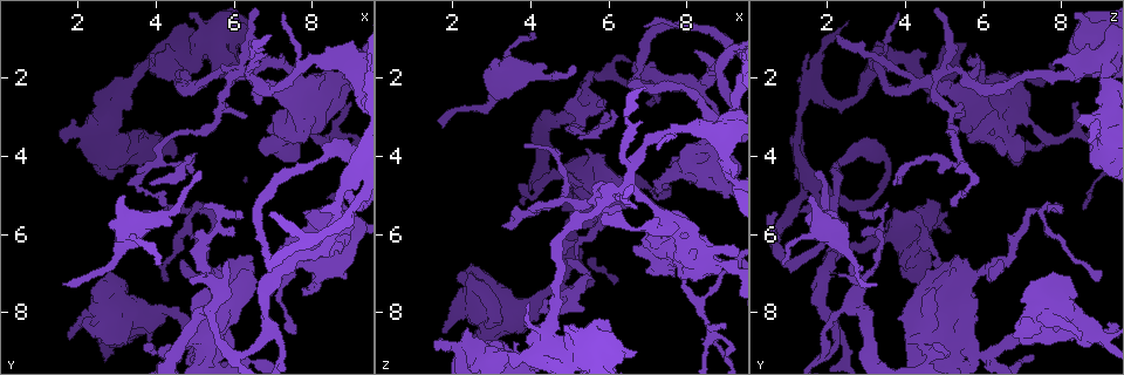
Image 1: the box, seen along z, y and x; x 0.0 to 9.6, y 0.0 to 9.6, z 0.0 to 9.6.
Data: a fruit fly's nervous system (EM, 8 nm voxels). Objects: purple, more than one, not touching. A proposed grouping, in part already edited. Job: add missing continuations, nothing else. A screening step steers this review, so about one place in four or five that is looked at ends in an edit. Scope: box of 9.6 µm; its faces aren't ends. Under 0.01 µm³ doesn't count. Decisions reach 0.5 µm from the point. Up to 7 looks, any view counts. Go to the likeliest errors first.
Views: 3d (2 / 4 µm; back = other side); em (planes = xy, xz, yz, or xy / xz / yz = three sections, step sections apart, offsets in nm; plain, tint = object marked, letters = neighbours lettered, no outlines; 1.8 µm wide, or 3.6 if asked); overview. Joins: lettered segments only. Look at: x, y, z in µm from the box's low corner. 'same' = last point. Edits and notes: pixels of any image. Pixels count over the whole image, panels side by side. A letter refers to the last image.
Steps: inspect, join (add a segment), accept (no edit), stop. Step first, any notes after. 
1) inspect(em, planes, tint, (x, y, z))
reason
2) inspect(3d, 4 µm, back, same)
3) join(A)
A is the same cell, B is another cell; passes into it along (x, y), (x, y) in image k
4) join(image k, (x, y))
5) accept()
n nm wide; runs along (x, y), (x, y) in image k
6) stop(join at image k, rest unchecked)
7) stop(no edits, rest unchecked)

inspect(em, xz, step 16, letters, (5.05, 4.45, 1.70))
an open end

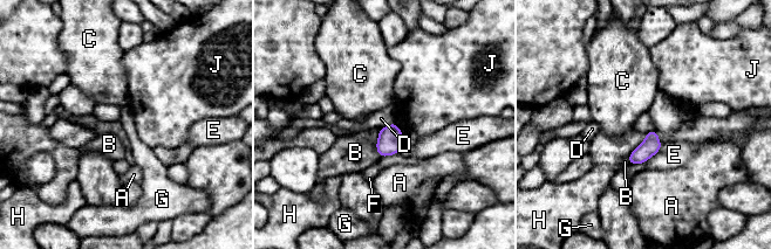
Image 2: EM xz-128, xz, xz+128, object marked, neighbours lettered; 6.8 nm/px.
accept()
A, B, C, D, E, F, G, H and J are other cells; border along (394, 122), (377, 130) in image 2; no lettered segment goes on from it

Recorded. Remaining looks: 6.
inspect(3d, 2 µm, (1.75, 7.25, 3.25))
an open end

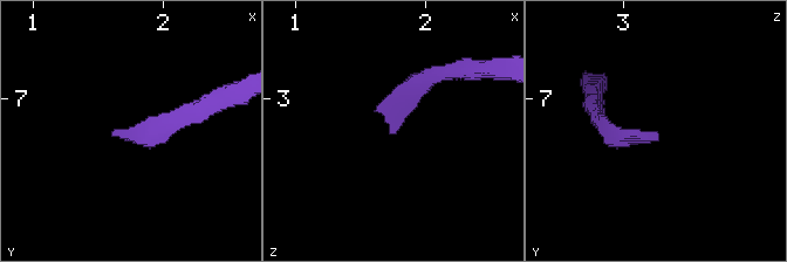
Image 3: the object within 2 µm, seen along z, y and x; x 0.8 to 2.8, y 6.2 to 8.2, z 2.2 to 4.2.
inspect(em, planes, letters, (1.74, 7.28, 3.30))
shape alone is not enough

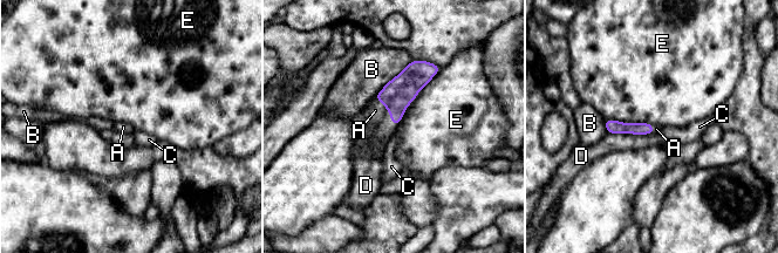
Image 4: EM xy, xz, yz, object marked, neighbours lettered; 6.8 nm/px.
join(A)
E touches over 500 nm; A is the same cell, B, C, D and E are other cells; passes into it along (397, 94), (387, 110), (375, 110) in image 4; it goes on there

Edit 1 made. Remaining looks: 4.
inspect(em, planes, letters, (4.05, 6.80, 0.90))
an open end

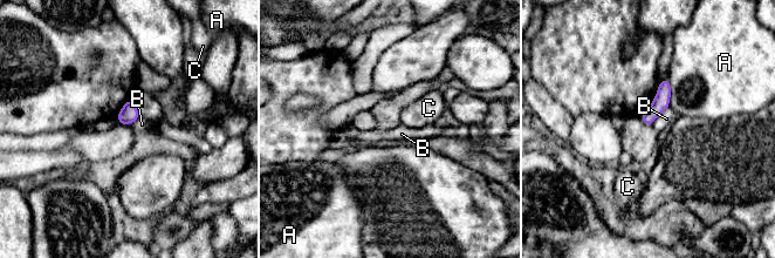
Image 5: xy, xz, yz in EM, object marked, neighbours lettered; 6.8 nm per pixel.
accept()
100 nm wide; A, B and C are other cells; runs along (665, 82), (662, 101), (649, 122) in image 5; none of them fits

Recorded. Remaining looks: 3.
stop(join at image 4, rest unchecked)

